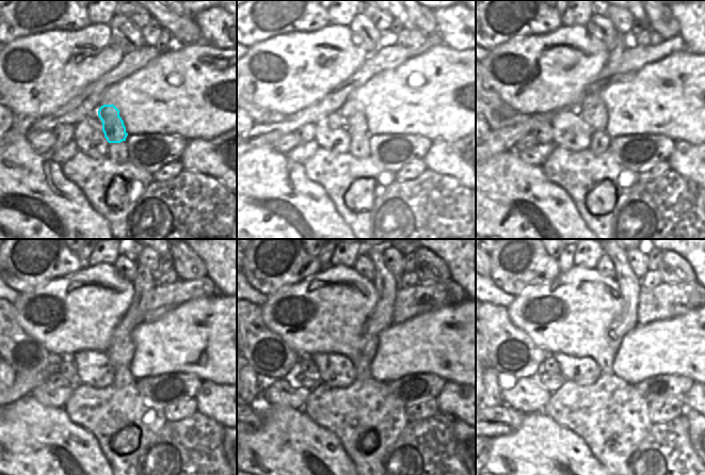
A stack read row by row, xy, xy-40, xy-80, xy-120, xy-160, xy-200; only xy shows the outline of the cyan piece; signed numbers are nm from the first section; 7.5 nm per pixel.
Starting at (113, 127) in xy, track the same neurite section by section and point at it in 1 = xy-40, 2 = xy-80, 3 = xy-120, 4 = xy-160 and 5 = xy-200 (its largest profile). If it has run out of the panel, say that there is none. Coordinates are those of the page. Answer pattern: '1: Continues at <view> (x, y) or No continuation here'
1: Continues at xy-40 (351, 111)
2: Continues at xy-80 (592, 109)
3: Continues at xy-120 (121, 350)
4: Continues at xy-160 (386, 285)
5: Continues at xy-200 (629, 286).

